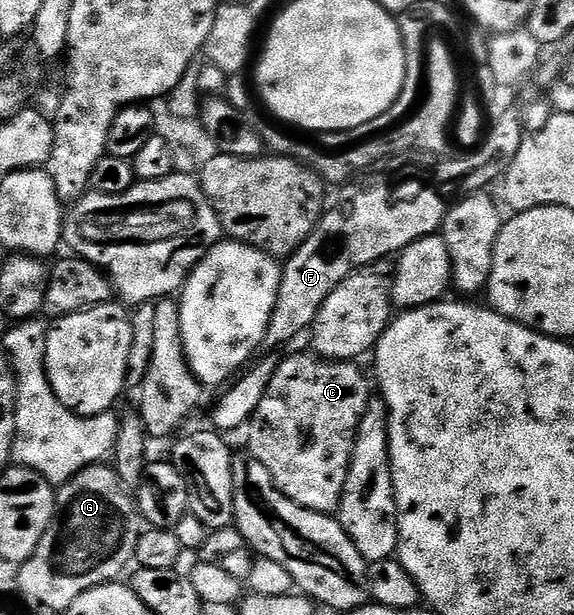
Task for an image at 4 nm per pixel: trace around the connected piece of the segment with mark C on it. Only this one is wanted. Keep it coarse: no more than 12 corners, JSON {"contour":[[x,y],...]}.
{"contour":[[292,354],[247,453],[302,508],[335,515],[370,378]]}

